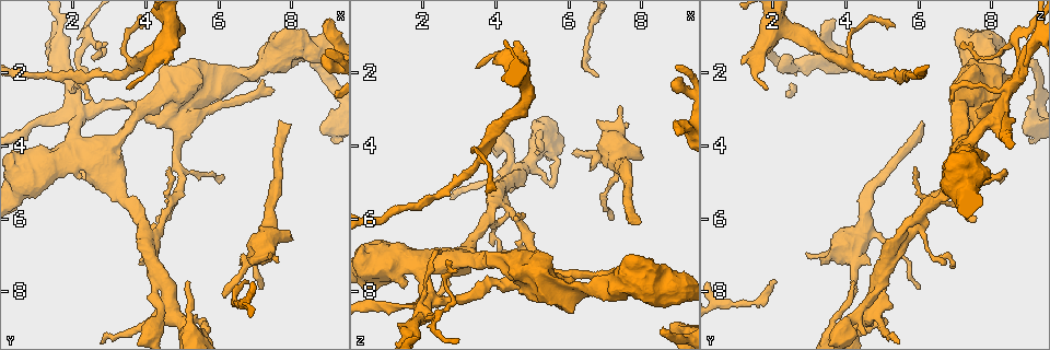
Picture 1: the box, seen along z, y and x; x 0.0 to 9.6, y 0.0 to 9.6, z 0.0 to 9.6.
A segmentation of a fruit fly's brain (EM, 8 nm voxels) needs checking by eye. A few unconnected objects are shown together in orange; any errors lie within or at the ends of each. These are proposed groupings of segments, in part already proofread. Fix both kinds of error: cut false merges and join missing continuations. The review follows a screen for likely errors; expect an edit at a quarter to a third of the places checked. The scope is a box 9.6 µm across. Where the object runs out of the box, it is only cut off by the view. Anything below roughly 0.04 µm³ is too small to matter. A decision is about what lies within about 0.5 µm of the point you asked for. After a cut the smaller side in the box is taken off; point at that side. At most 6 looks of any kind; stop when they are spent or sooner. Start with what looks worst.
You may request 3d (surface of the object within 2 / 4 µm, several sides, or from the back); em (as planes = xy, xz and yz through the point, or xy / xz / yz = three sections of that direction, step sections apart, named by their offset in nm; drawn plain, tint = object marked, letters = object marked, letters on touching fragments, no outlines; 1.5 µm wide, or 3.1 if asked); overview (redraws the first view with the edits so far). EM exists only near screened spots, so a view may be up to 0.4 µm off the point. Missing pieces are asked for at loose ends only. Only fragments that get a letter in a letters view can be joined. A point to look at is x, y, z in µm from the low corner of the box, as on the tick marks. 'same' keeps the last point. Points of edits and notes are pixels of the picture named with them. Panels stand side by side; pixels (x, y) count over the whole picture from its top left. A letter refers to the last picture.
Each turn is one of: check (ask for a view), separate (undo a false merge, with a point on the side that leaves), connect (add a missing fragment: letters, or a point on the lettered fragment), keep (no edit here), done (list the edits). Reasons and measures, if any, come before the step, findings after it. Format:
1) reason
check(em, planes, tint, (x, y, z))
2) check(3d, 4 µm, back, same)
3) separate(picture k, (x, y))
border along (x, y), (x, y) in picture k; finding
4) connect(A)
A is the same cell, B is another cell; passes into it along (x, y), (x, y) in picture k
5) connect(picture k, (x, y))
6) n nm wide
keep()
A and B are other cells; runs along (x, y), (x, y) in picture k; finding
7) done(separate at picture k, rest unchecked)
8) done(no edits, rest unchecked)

branch stops here
check(3d, 2 µm, (7.65, 3.40, 6.10))

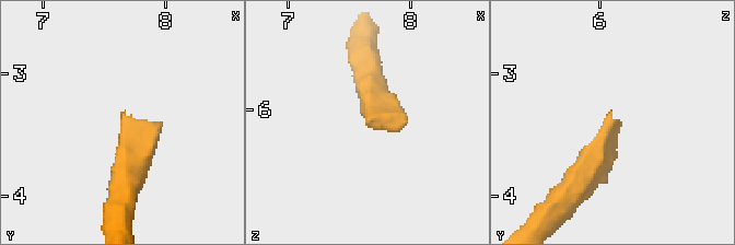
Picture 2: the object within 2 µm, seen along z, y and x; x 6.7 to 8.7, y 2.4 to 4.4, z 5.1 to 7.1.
check(em, planes, letters, (7.64, 3.36, 6.06))

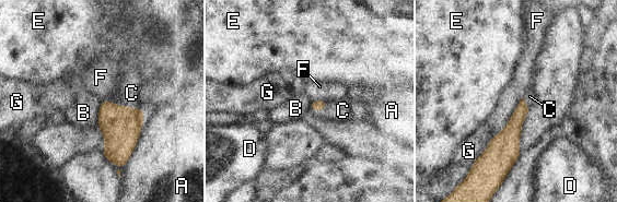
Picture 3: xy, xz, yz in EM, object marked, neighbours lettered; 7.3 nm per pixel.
connect(C)
C is the same cell, A, B, D, E, F and G are other cells; passes into it along (120, 126), (127, 106), (131, 93) in picture 3; the neuron continues

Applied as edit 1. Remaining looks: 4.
redraw
check(overview)

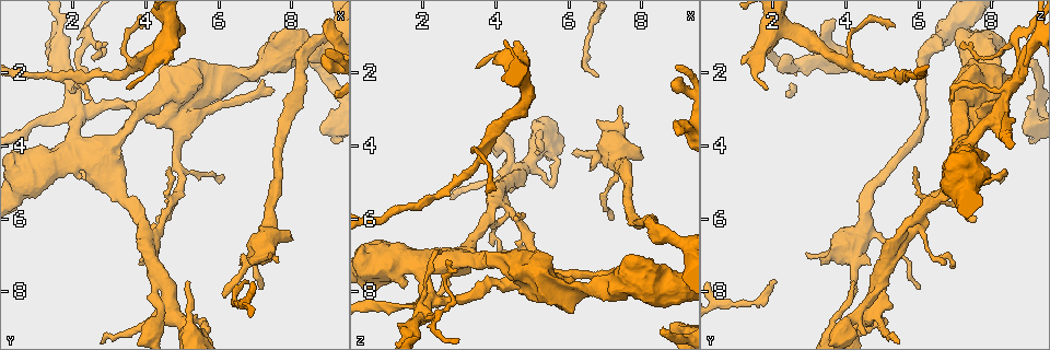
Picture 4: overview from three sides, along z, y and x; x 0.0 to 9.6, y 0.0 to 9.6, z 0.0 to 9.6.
branch stops here
check(3d, 4 µm, back, (6.80, 7.05, 3.35))

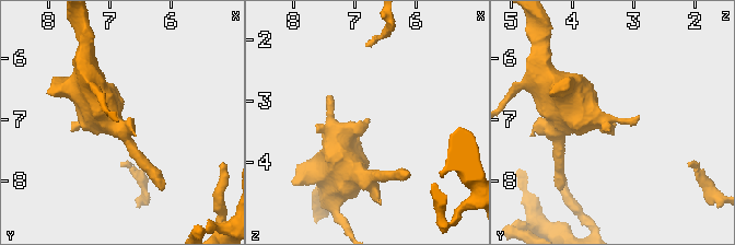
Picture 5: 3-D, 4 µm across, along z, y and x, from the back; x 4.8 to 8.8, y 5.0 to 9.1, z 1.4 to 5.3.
shape alone is not enough
check(em, planes, letters, (6.75, 7.05, 3.30))

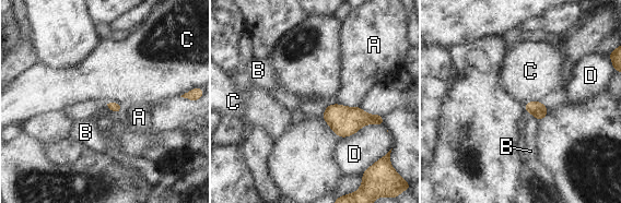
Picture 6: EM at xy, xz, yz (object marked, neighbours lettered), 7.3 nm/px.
D touches over 340 nm
keep()
A, B, C and D are other cells; none of them fits

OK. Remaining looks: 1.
done(connect at picture 3, rest unchecked)

